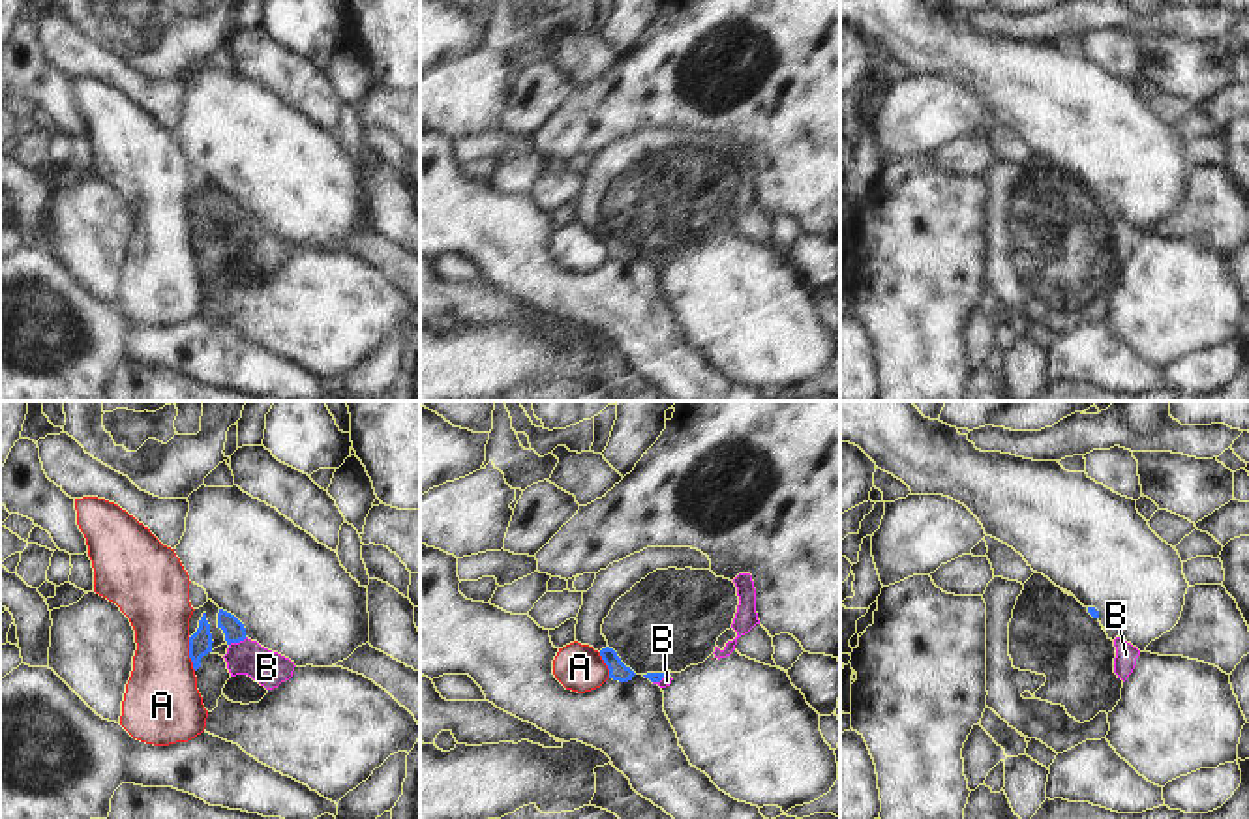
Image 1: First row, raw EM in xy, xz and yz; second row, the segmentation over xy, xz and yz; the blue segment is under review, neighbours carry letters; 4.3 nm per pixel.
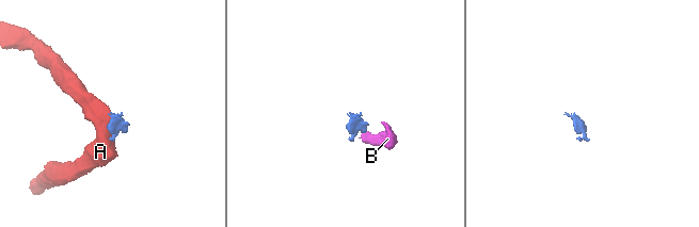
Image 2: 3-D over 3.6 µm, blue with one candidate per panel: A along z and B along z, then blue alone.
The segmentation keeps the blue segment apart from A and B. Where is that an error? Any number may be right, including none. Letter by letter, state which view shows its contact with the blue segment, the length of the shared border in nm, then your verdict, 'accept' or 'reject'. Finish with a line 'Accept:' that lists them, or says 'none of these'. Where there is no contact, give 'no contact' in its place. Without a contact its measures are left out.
A: xy | 150 nm | reject
B: xy | 90 nm | reject
Accept: none of these

